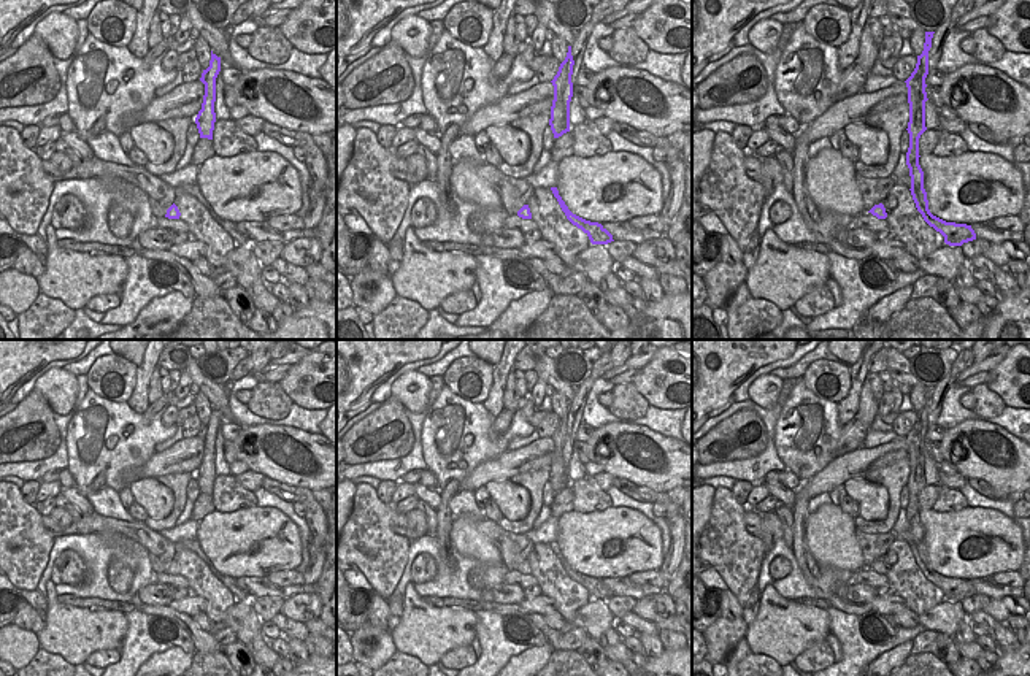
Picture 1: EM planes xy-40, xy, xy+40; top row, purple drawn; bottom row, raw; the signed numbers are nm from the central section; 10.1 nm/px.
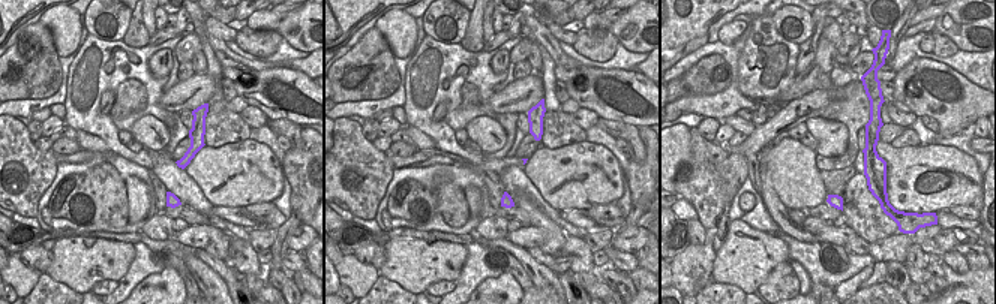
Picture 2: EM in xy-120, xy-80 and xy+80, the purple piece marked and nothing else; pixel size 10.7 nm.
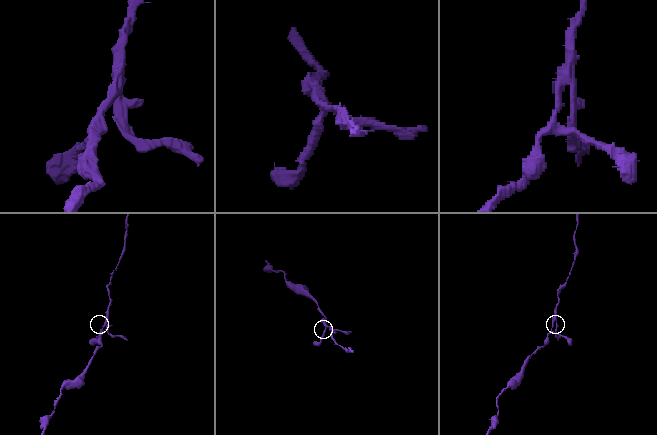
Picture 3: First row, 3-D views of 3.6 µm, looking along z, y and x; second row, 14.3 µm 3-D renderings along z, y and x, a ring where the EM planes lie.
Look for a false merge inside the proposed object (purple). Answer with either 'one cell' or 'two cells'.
two cells

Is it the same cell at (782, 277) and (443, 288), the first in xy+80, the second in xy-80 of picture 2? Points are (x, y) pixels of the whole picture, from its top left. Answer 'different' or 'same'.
same

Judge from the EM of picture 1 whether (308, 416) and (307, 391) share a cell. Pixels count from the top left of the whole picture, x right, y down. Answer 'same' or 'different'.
different

